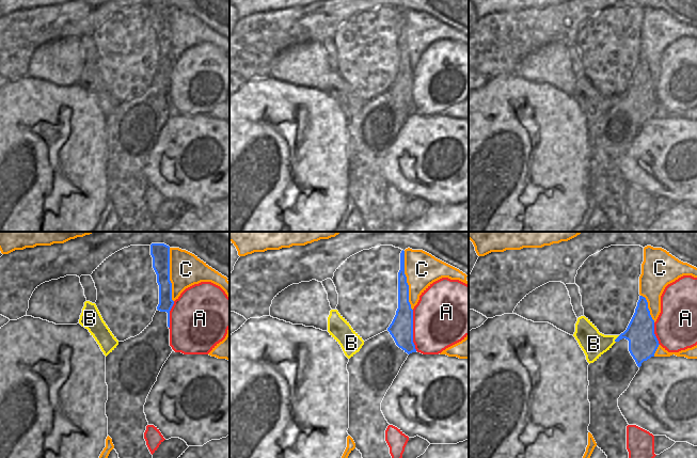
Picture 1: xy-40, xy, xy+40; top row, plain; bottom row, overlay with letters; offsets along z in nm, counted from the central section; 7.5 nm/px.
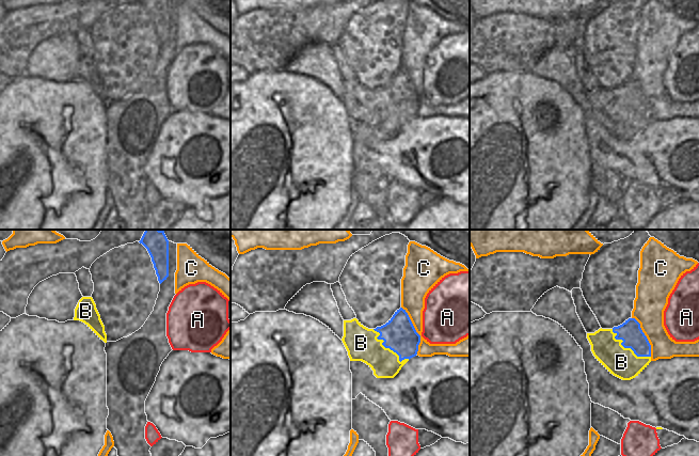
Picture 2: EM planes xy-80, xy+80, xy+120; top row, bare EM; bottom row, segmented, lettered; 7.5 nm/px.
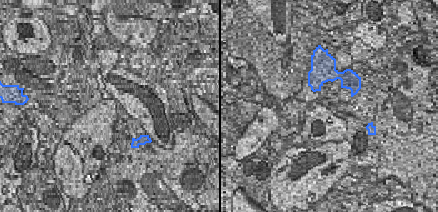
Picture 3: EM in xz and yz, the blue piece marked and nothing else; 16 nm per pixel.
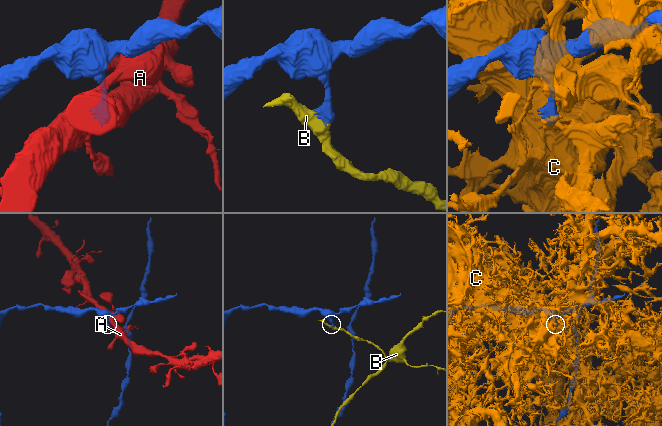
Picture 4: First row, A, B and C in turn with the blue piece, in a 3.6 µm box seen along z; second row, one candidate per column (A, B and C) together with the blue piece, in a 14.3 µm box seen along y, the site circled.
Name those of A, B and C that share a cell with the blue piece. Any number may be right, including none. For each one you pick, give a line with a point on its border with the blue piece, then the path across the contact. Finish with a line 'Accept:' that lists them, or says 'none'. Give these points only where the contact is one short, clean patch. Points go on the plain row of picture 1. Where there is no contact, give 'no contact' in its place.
Accept: none

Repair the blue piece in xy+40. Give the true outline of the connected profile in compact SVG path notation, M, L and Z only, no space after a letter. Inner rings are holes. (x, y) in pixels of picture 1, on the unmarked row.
M639 57L635 74L627 89L615 102L625 99L629 101L629 112L638 128L647 122L659 108L659 101L654 95L654 81L650 76L648 63L645 58Z

